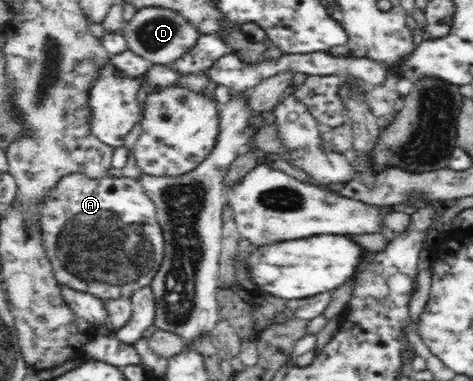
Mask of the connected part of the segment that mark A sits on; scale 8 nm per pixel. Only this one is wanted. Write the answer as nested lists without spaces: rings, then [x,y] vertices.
[[[83,173],[68,174],[39,207],[43,247],[59,285],[89,293],[103,301],[119,297],[130,299],[135,291],[150,286],[163,261],[165,240],[156,219],[156,206],[139,180],[124,176],[94,179]]]

